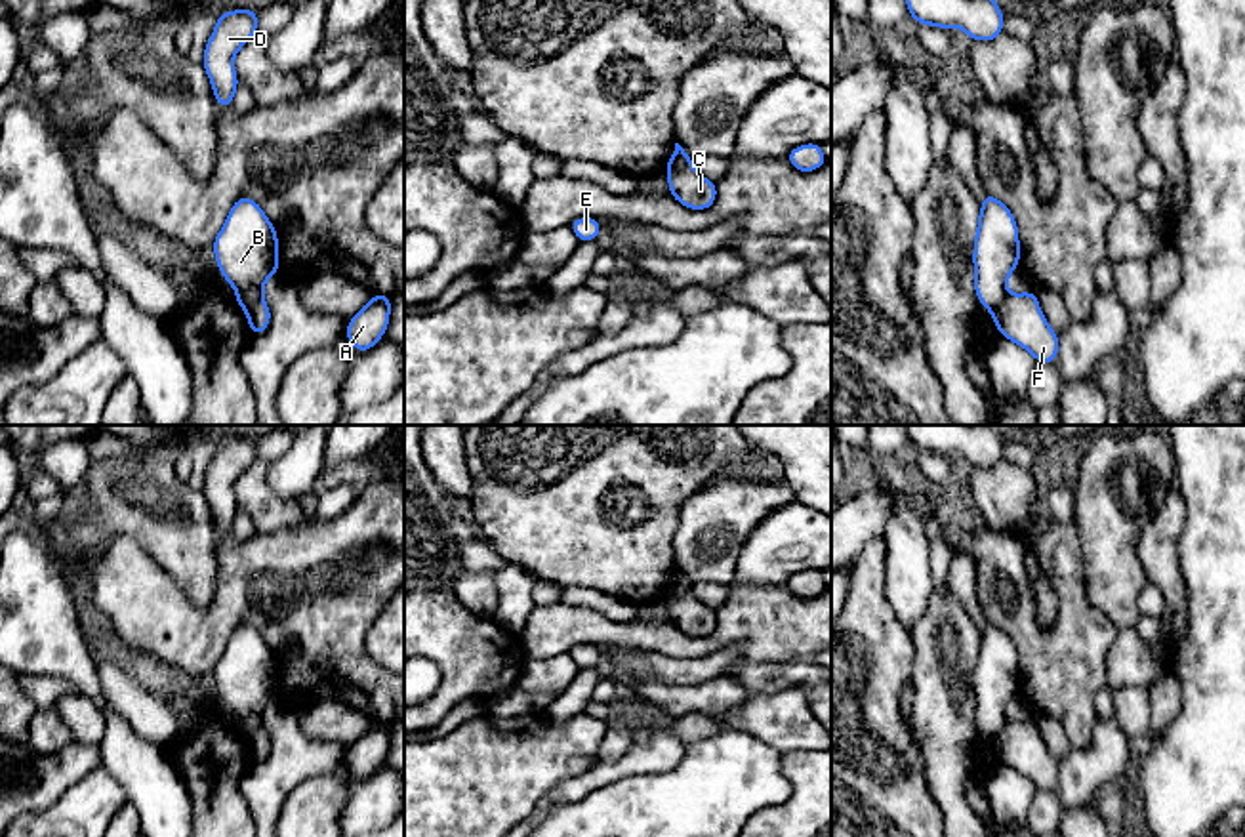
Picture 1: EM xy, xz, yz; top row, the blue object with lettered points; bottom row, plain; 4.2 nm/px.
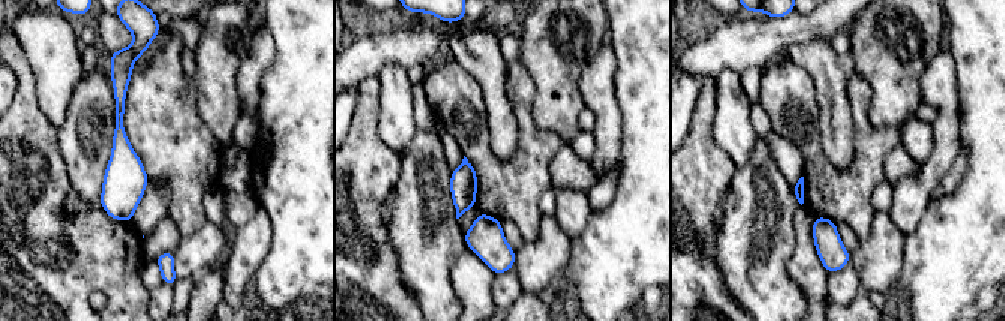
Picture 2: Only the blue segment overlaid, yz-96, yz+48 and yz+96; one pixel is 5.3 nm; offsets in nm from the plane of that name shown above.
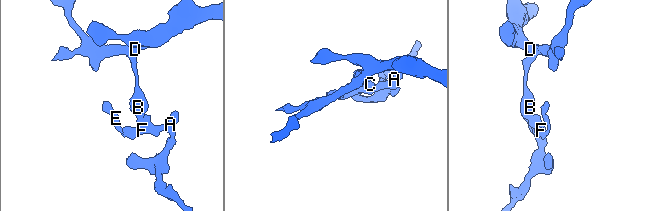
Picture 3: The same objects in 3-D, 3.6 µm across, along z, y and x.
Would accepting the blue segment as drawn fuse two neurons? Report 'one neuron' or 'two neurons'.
two neurons

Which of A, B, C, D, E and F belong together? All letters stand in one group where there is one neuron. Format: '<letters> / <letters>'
A C E F / B D

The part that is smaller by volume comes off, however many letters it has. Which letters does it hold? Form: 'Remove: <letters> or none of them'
Remove: A, C, E, F

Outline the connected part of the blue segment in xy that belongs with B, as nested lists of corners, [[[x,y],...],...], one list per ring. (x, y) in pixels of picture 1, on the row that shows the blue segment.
[[[240,196],[212,242],[217,269],[236,290],[236,303],[252,307],[263,299],[263,284],[278,275],[278,236],[257,202]]]

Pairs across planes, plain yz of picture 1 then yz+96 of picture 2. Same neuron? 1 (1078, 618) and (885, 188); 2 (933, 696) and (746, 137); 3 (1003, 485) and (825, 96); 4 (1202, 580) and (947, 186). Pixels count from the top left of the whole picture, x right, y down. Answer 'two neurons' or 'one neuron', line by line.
1: two neurons
2: two neurons
3: one neuron
4: two neurons

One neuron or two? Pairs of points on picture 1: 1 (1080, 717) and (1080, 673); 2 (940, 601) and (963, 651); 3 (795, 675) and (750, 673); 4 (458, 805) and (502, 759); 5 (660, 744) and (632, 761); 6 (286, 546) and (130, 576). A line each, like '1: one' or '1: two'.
1: one
2: one
3: one
4: one
5: one
6: one

